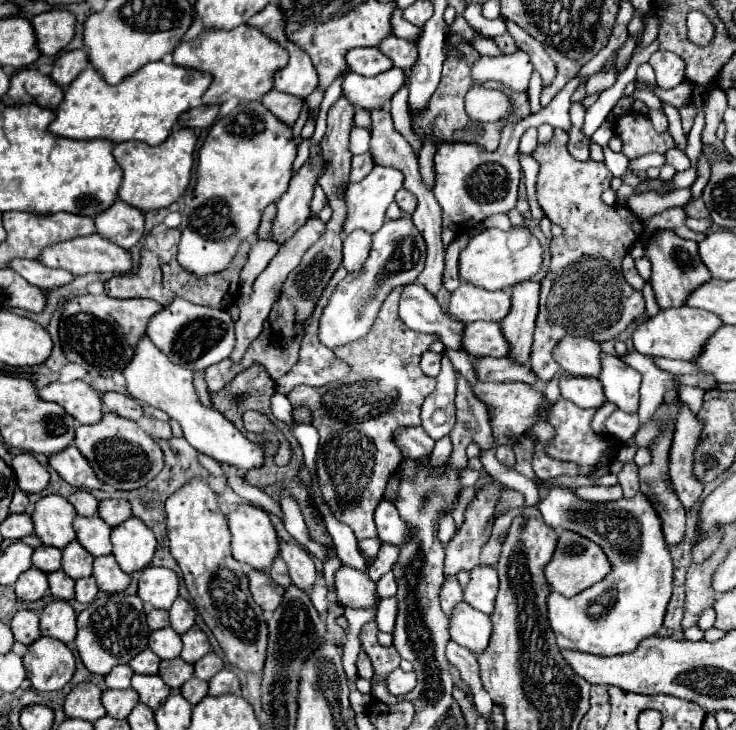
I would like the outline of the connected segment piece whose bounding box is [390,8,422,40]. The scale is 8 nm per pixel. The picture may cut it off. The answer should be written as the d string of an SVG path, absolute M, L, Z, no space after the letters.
M396 8L396 10L392 12L390 26L392 26L392 34L394 34L394 36L398 36L398 38L406 38L406 40L416 40L416 38L422 34L420 28L414 28L408 20L402 18L400 8Z

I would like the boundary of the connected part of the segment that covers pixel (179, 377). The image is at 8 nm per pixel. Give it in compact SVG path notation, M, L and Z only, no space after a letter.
M146 334L138 340L138 344L134 348L134 356L132 356L130 364L124 368L124 378L126 378L126 390L130 392L130 396L140 402L146 402L148 406L164 410L172 420L176 420L182 426L184 438L198 452L208 454L218 462L228 462L228 464L236 466L238 470L258 468L264 464L262 444L250 442L222 414L218 414L214 408L202 406L196 396L194 384L192 384L192 370L172 364L166 358L166 354L162 350L158 350Z

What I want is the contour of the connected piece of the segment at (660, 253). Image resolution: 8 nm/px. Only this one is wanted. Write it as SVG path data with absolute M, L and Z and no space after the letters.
M656 230L654 236L646 244L646 258L652 264L652 276L650 284L654 288L656 300L660 308L678 308L686 304L686 296L692 292L692 288L698 288L698 284L704 284L710 280L708 268L702 264L698 256L696 242L684 240L676 236L672 230Z

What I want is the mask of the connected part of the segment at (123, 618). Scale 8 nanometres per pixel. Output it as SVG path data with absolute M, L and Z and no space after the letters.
M100 592L98 598L78 614L78 636L74 644L84 666L94 674L106 676L114 666L128 664L136 654L146 650L148 636L150 628L146 624L142 600L138 596Z

